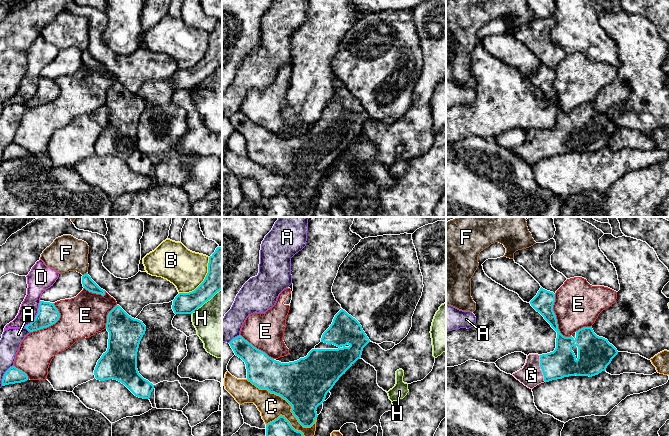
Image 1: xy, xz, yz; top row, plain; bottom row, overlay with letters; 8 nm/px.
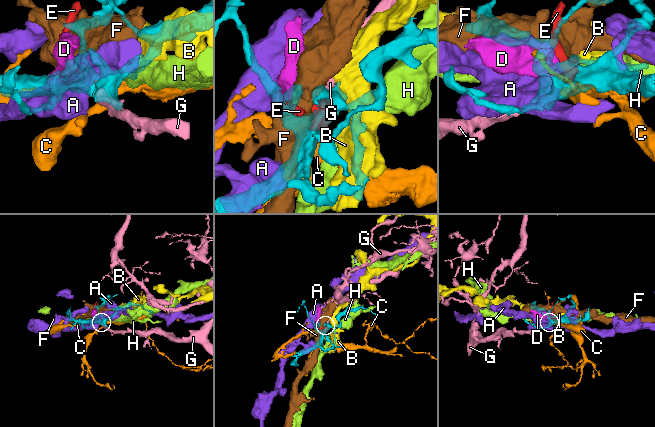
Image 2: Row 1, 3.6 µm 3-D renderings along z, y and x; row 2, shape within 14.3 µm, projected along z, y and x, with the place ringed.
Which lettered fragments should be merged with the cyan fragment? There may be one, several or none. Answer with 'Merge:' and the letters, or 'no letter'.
Merge: G

